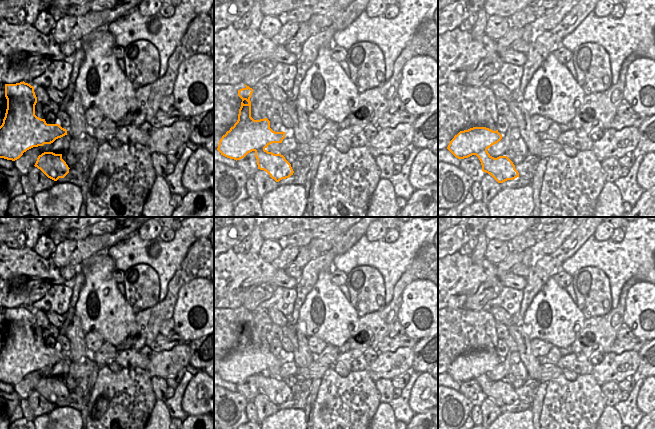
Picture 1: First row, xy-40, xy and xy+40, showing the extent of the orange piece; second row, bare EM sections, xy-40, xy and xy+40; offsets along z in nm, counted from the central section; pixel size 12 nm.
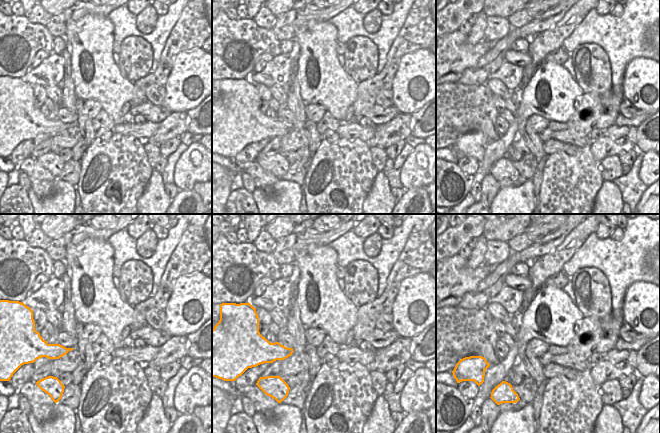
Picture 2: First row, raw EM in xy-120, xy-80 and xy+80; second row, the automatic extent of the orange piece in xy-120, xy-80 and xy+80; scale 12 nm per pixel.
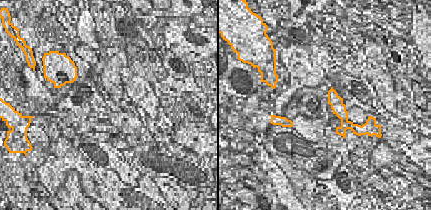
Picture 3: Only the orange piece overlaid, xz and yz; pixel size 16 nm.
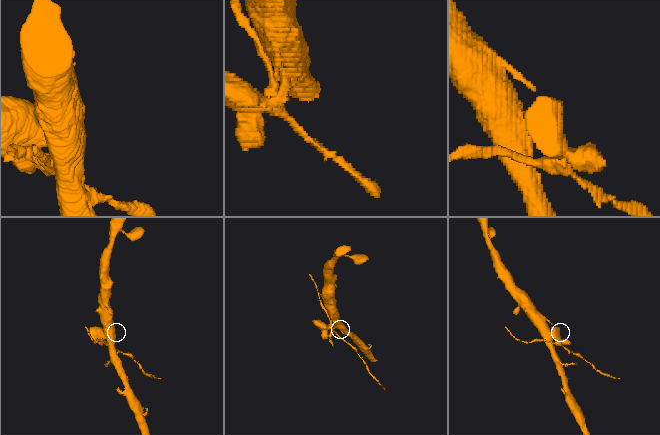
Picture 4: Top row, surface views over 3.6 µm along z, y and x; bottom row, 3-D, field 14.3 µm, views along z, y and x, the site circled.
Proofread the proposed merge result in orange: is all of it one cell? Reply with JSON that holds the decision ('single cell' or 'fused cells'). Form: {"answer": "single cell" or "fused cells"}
{"answer": "fused cells"}

